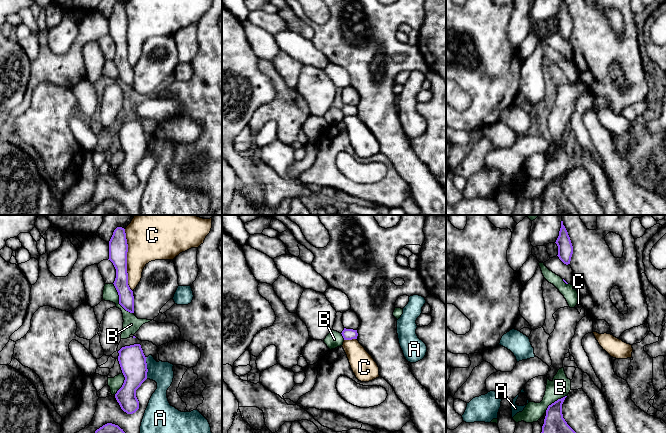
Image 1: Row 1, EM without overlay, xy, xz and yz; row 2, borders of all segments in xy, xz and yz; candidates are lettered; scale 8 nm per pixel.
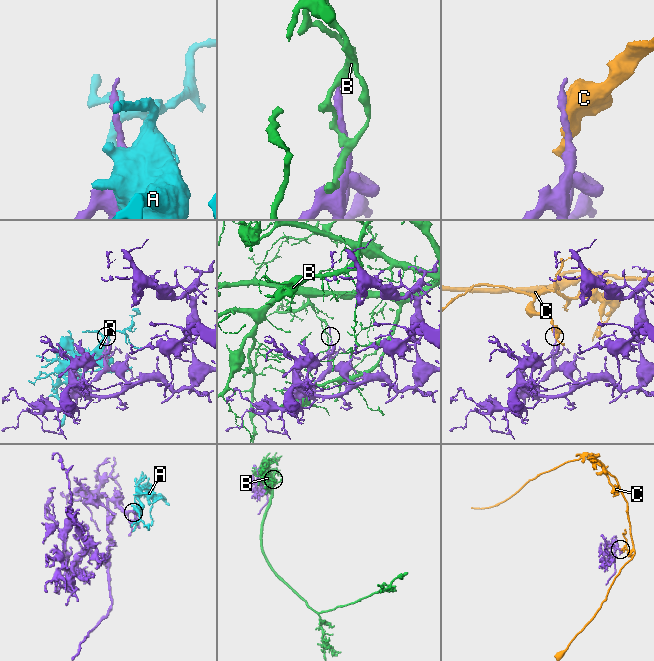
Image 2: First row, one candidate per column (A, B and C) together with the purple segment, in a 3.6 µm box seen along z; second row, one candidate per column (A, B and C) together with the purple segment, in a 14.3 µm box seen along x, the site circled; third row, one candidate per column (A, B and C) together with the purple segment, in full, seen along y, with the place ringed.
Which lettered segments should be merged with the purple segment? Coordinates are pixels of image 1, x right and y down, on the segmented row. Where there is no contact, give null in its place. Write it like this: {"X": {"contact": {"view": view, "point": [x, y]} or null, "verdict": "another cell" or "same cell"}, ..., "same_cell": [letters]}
{"A": {"contact": {"view": "xy", "point": [146, 368]}, "verdict": "another cell"}, "B": {"contact": {"view": "xy", "point": [119, 300]}, "verdict": "another cell"}, "C": {"contact": {"view": "xy", "point": [126, 260]}, "verdict": "another cell"}, "same_cell": []}

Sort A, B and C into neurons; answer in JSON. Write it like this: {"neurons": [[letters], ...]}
{"neurons": [["A"], ["B"], ["C"]]}

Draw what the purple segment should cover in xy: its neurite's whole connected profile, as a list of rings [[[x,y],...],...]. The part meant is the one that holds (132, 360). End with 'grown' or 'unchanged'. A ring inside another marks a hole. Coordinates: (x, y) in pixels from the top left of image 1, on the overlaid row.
[[[140,344],[122,347],[118,353],[118,361],[125,380],[115,398],[124,412],[133,414],[139,409],[136,390],[147,379],[147,357]]] | unchanged

